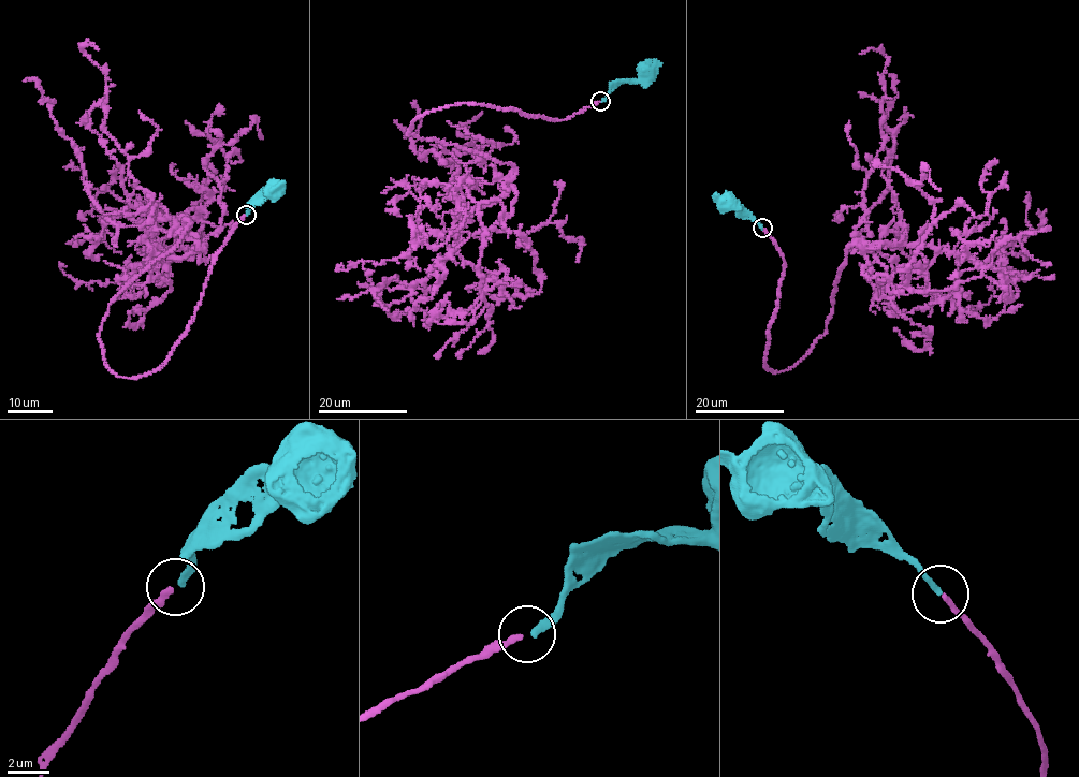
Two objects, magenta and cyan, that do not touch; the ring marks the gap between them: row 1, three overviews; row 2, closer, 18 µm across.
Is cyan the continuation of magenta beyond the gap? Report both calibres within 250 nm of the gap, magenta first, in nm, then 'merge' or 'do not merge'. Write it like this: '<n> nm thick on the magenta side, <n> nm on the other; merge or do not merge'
280 nm thick on the magenta side, 300 nm on the other; merge

